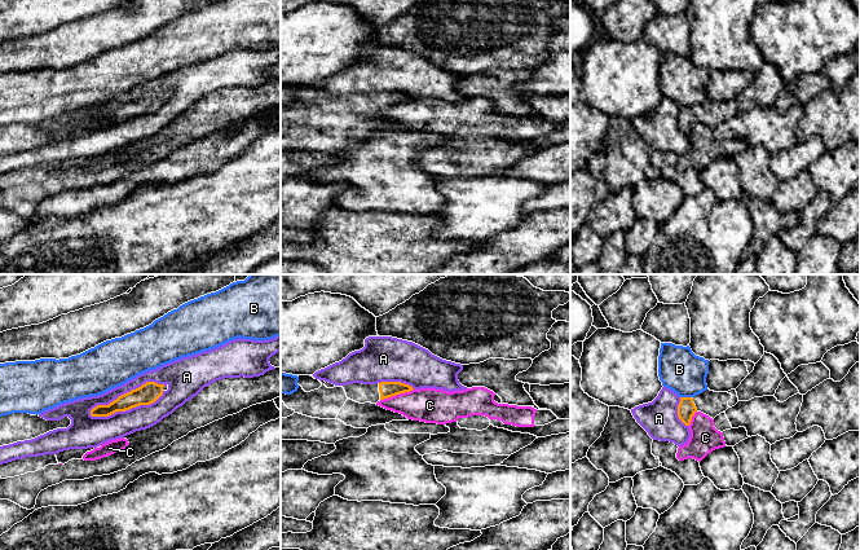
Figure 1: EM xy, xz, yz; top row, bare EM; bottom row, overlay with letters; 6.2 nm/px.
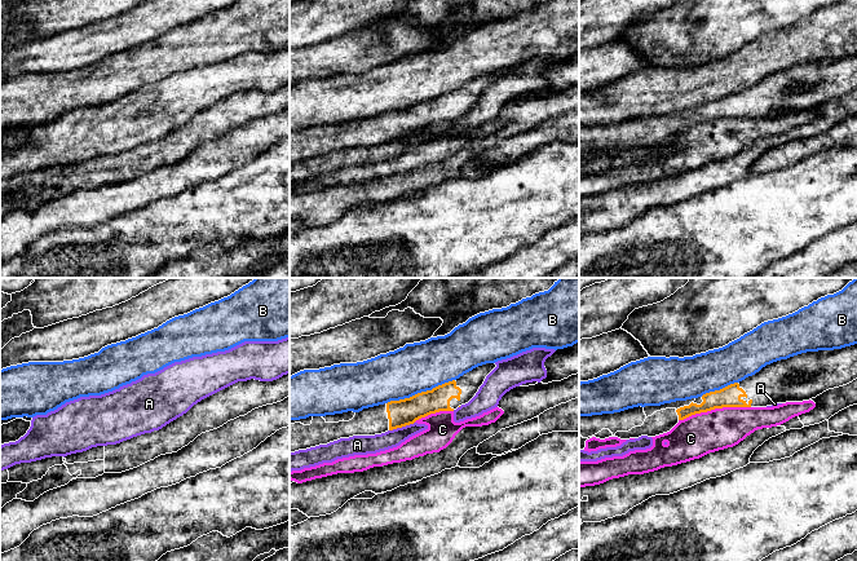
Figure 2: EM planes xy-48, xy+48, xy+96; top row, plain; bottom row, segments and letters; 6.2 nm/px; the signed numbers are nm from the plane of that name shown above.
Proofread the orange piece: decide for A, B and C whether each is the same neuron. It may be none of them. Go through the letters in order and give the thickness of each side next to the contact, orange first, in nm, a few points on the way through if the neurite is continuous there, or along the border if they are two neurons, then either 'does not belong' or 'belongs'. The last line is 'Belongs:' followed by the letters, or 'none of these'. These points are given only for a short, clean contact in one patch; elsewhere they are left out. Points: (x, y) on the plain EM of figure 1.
A: calibres 130 and 160 nm; does not belong
B: calibres 110 and 280 nm; border yz (680, 106), (691, 108); does not belong
C: calibres 100 and 220 nm; does not belong
Belongs: none of these

